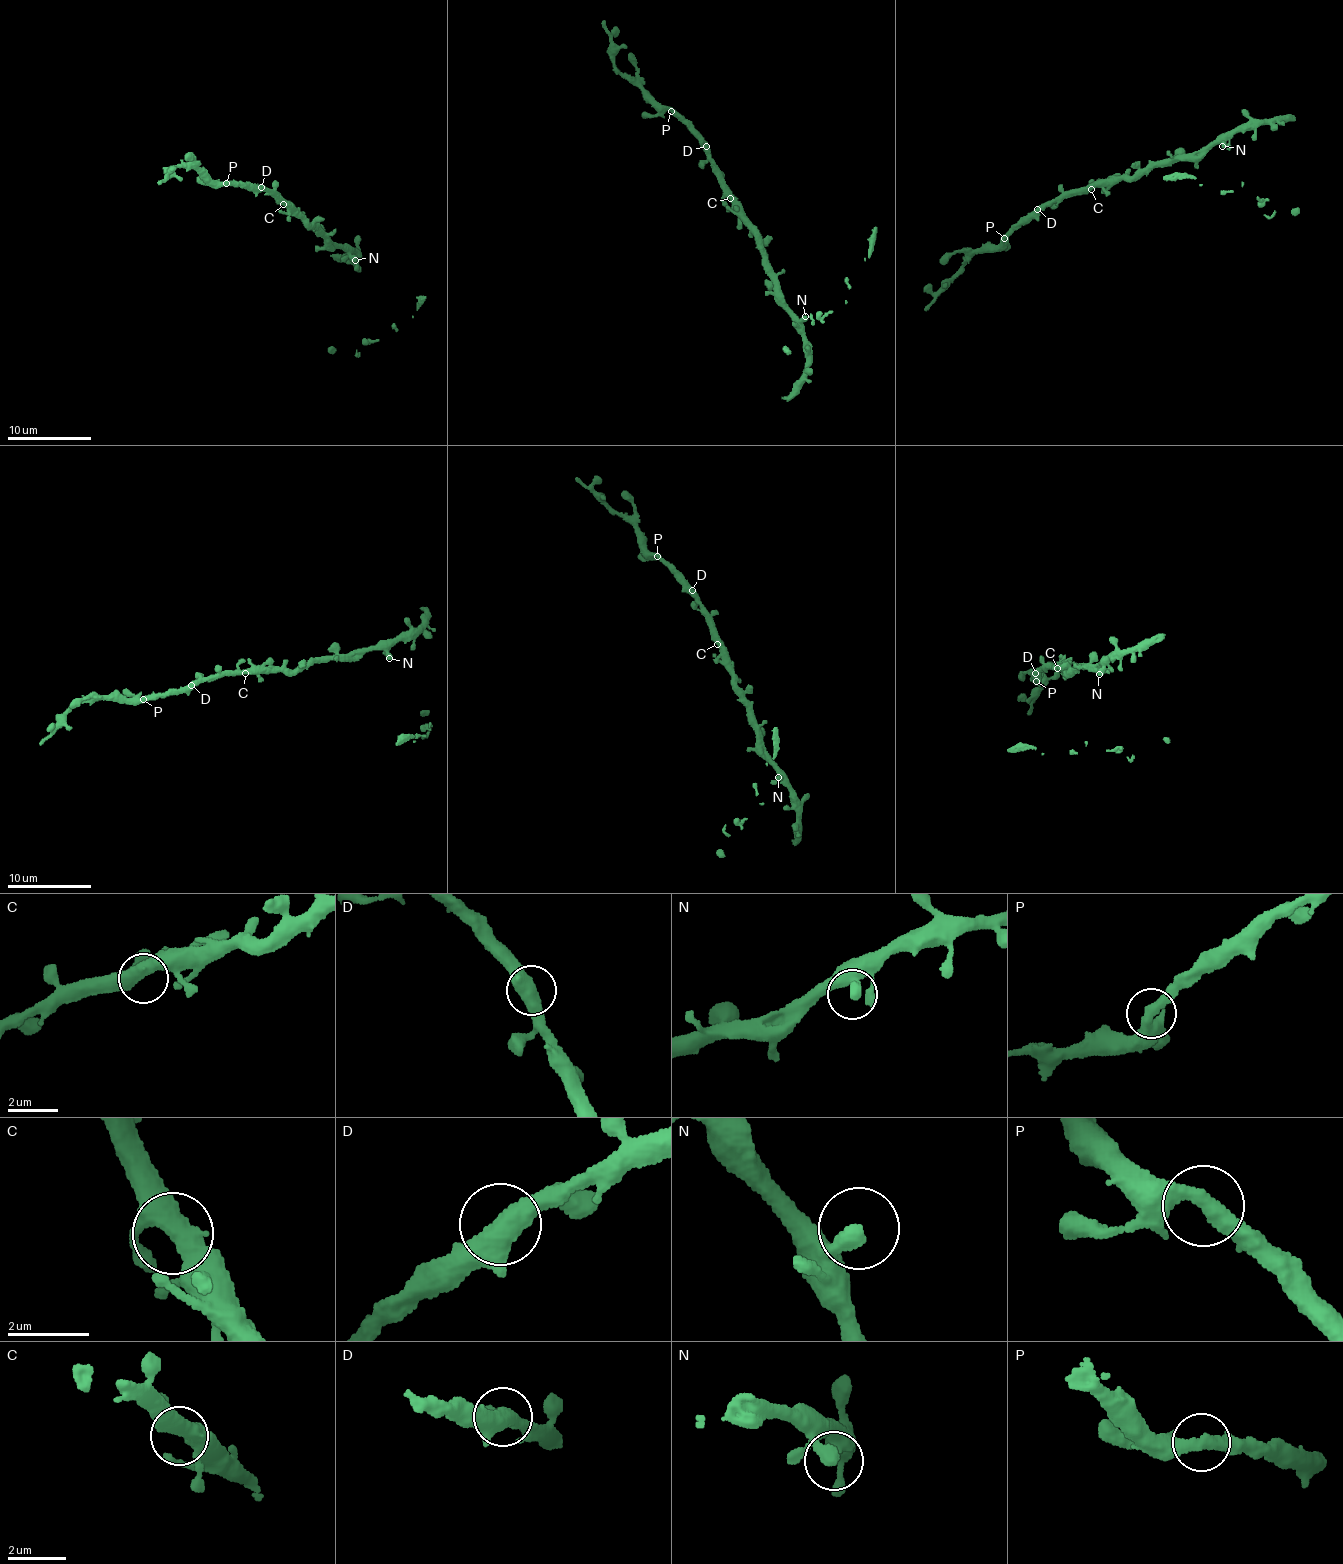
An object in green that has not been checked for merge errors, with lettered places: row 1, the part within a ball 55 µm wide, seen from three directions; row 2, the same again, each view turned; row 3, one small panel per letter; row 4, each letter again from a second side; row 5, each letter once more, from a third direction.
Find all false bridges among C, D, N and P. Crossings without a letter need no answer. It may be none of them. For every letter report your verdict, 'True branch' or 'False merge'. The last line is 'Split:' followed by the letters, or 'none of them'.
C: True branch
D: True branch
N: True branch
P: True branch
Split: none of them

